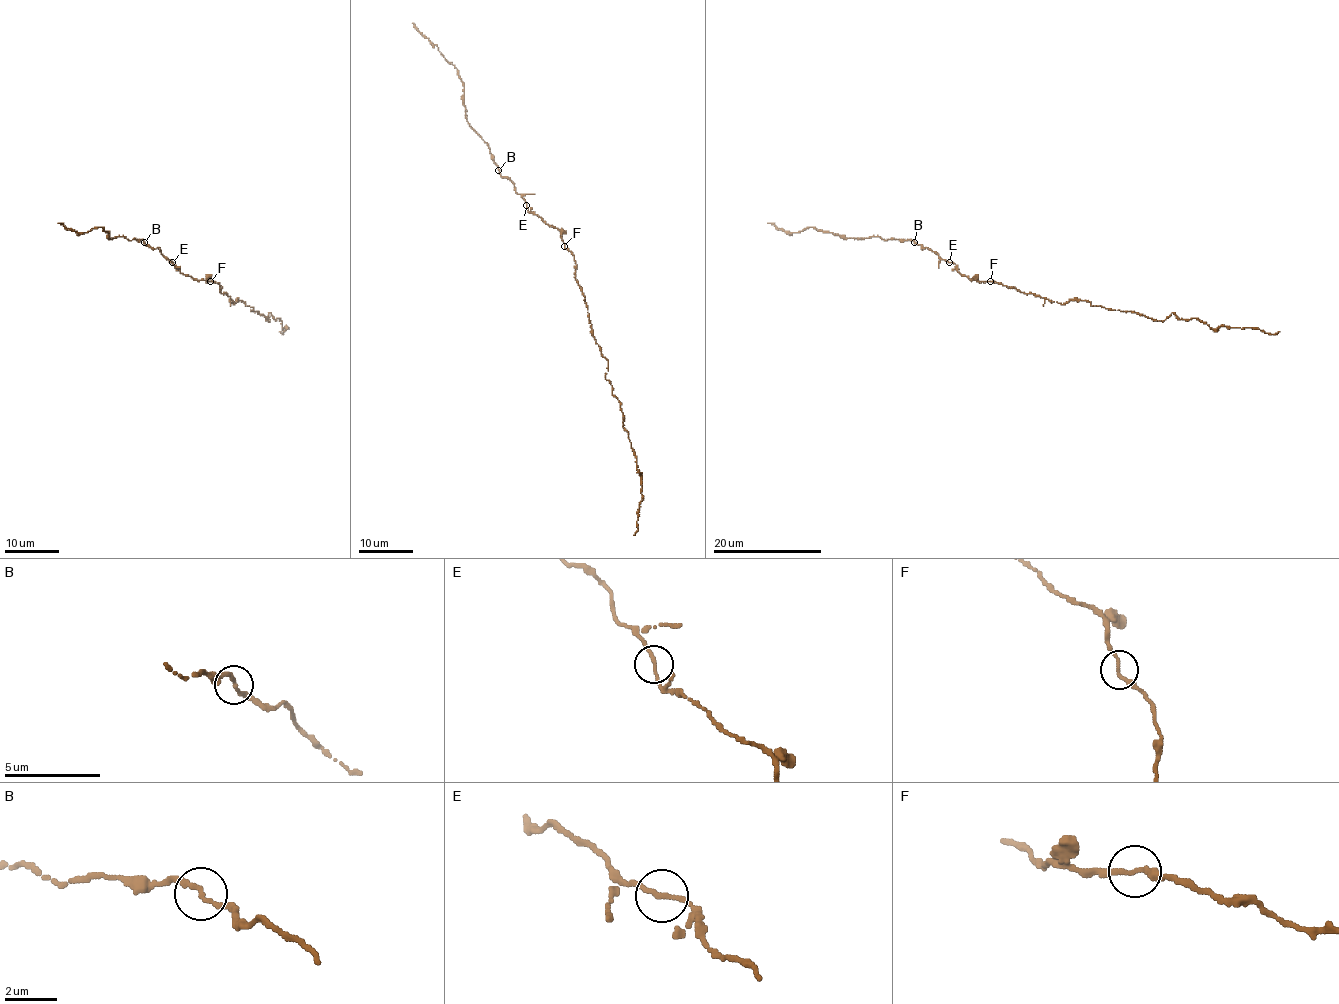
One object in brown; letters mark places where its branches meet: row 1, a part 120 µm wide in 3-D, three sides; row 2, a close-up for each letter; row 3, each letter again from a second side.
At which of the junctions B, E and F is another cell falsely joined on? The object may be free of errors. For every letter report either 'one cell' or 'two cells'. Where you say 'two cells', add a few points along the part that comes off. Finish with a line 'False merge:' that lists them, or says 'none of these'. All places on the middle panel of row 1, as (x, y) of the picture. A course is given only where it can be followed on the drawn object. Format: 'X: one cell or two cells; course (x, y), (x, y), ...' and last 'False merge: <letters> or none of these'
B: one cell
E: one cell
F: one cell
False merge: none of these

